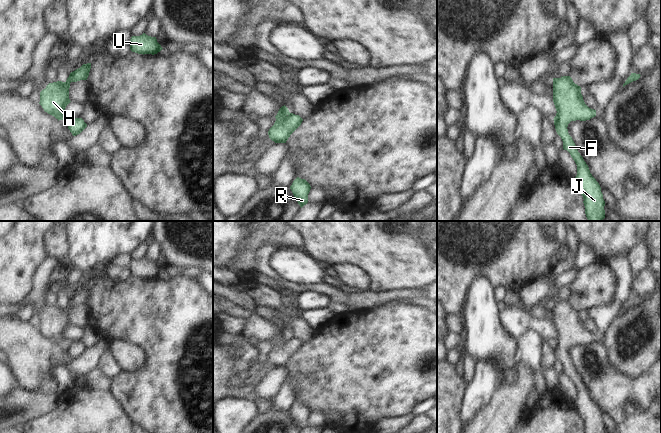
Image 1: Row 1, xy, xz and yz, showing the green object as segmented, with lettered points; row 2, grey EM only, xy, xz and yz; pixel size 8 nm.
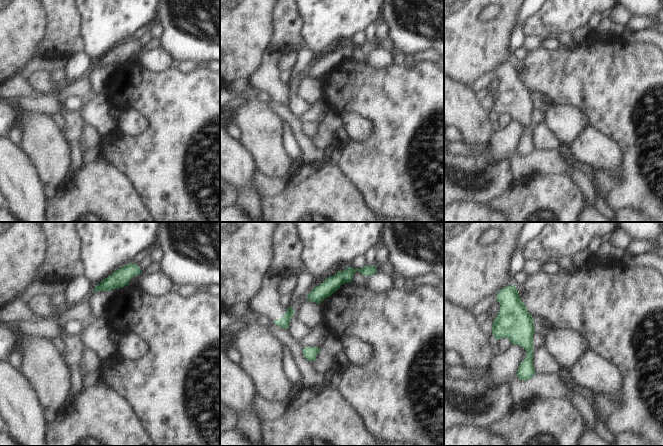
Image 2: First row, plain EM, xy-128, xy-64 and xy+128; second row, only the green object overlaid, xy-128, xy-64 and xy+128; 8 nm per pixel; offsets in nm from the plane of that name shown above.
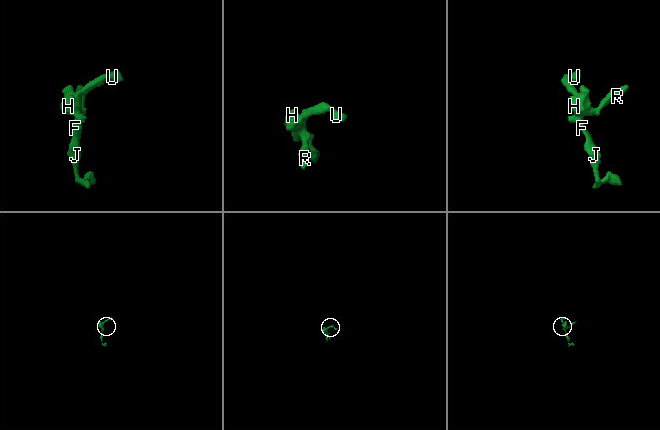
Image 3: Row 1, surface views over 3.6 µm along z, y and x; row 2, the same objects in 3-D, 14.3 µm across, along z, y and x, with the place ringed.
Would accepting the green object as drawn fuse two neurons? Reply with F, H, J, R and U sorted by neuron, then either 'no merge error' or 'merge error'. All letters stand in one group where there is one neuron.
F H J R U | no merge error

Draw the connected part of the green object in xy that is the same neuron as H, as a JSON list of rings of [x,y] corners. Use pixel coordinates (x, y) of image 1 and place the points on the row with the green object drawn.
[[[91,63],[83,64],[80,68],[71,72],[65,82],[49,83],[40,92],[39,104],[44,111],[54,116],[58,121],[66,121],[73,136],[80,134],[87,127],[87,124],[82,118],[68,118],[65,116],[65,108],[71,102],[69,99],[70,83],[87,80],[90,69]]]

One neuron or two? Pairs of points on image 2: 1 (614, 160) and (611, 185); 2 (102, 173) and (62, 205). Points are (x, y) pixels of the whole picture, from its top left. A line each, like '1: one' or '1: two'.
1: two
2: one

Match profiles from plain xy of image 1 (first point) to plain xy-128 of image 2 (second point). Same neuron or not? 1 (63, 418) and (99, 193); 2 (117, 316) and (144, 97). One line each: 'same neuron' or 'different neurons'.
1: same neuron
2: same neuron

